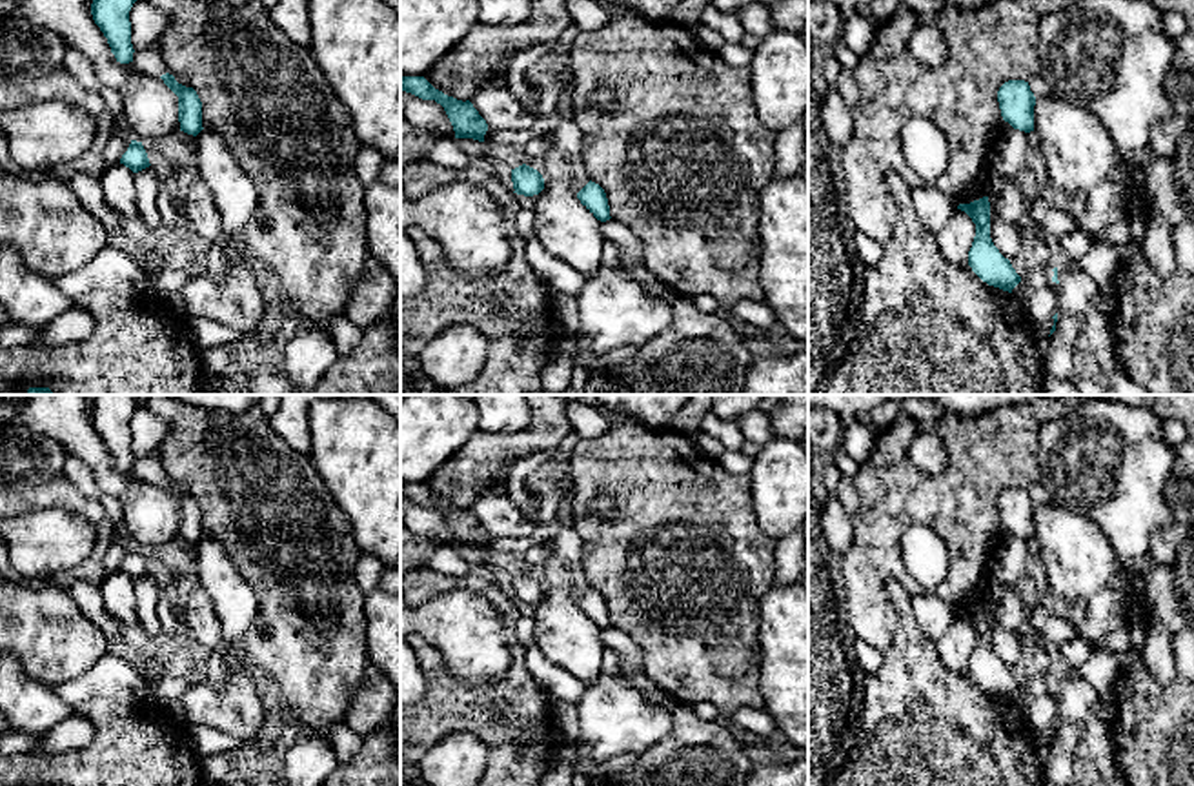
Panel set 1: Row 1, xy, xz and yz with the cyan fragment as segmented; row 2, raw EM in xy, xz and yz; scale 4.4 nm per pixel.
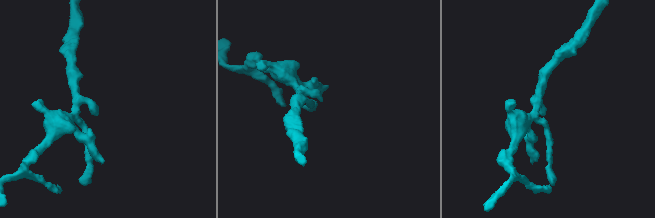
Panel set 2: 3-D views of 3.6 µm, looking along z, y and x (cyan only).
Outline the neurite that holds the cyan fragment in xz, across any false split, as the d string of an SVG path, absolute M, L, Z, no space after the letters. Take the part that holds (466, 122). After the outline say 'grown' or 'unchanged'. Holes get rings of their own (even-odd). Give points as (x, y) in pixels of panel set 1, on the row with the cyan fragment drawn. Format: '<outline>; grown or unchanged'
M400 76L400 91L440 104L453 126L455 138L473 138L484 142L488 124L470 100L462 102L444 95L442 91L435 89L424 76Z; unchanged

